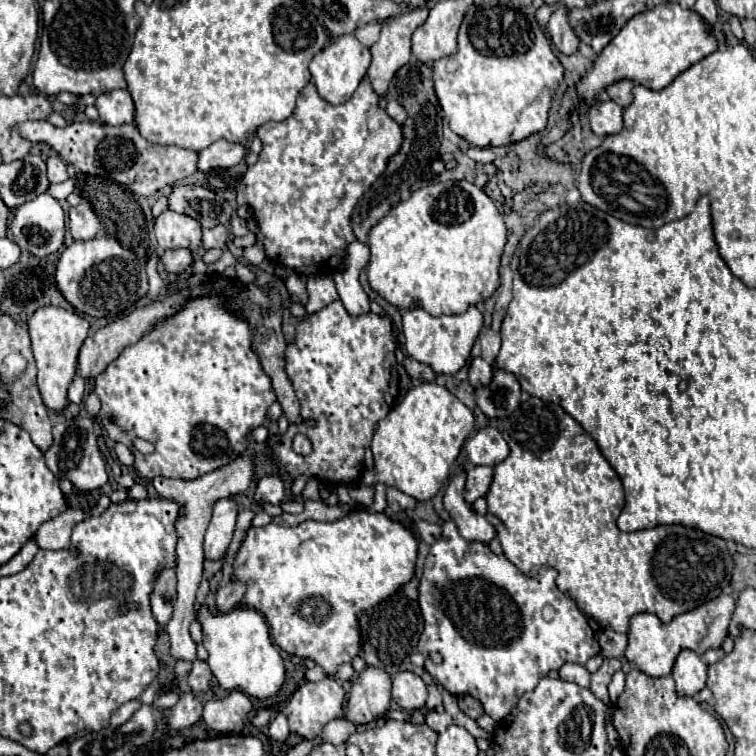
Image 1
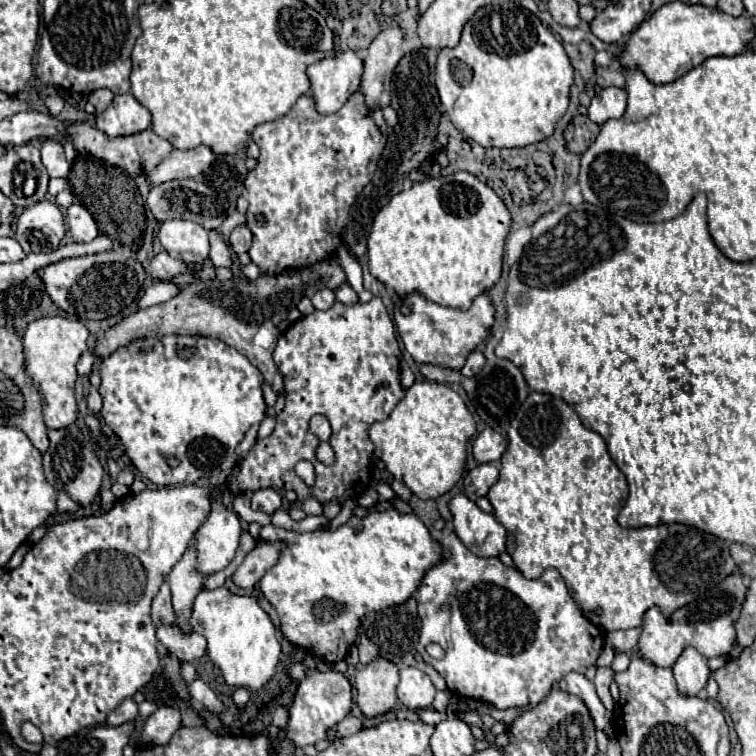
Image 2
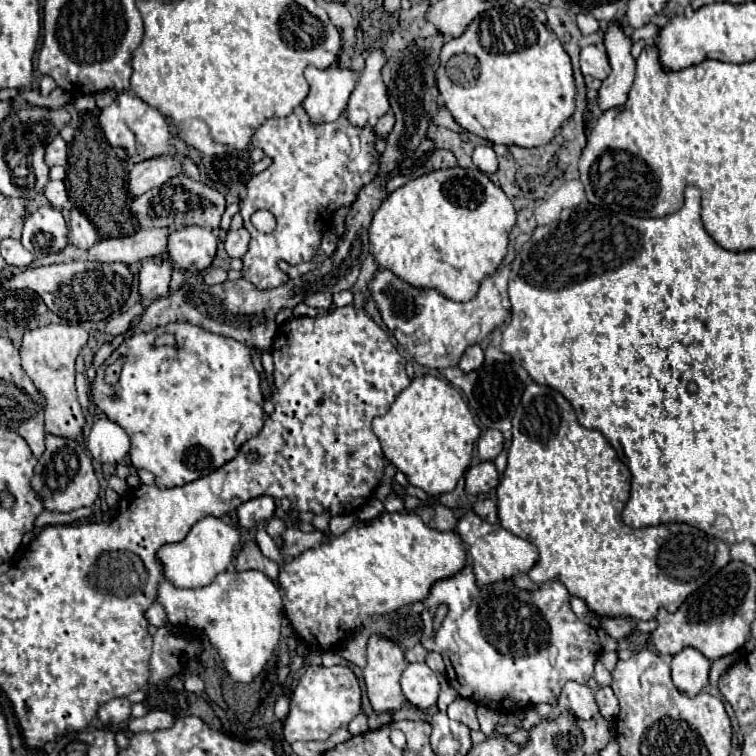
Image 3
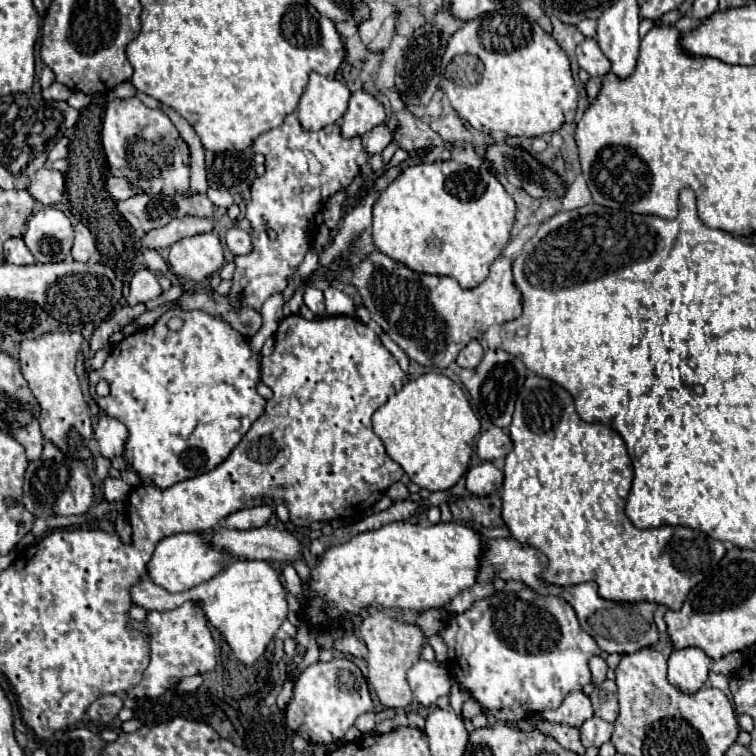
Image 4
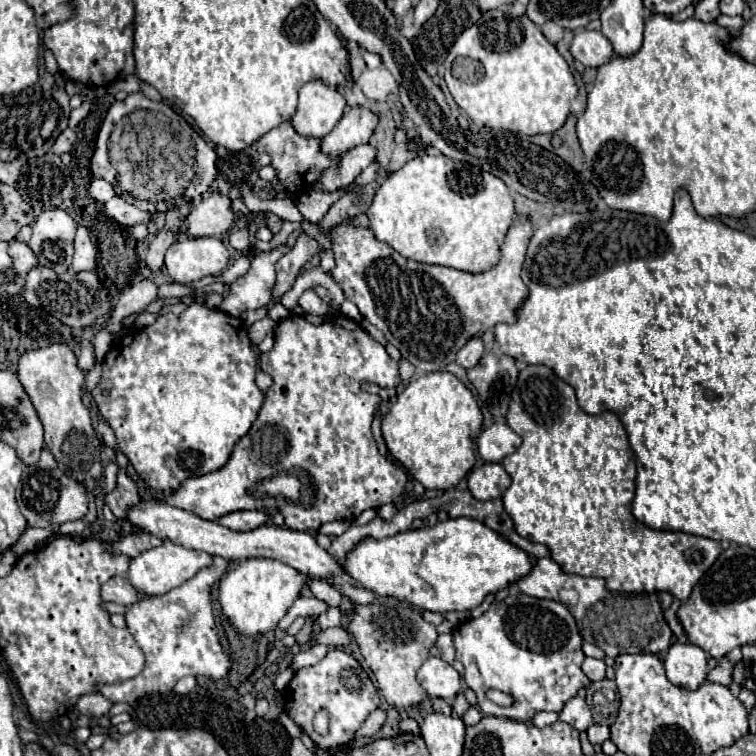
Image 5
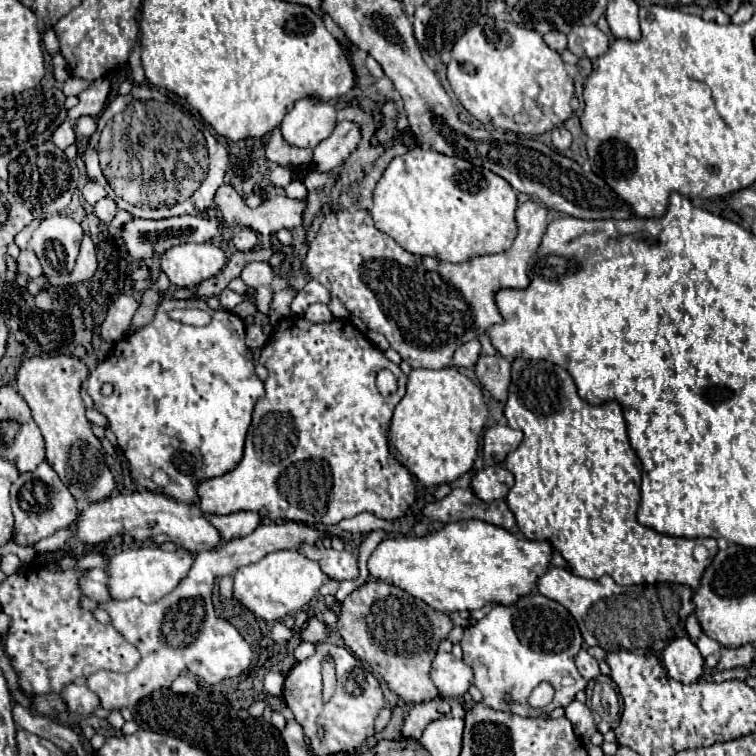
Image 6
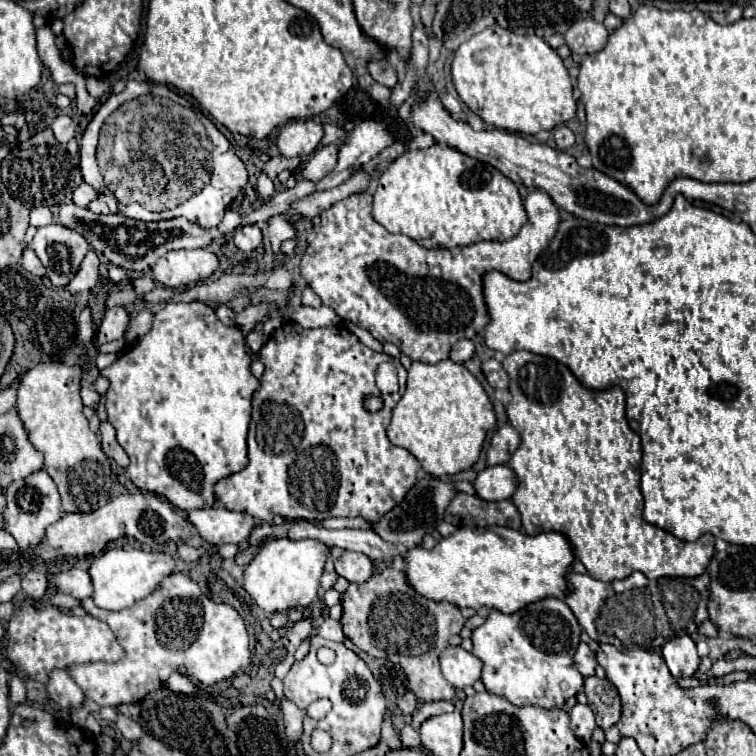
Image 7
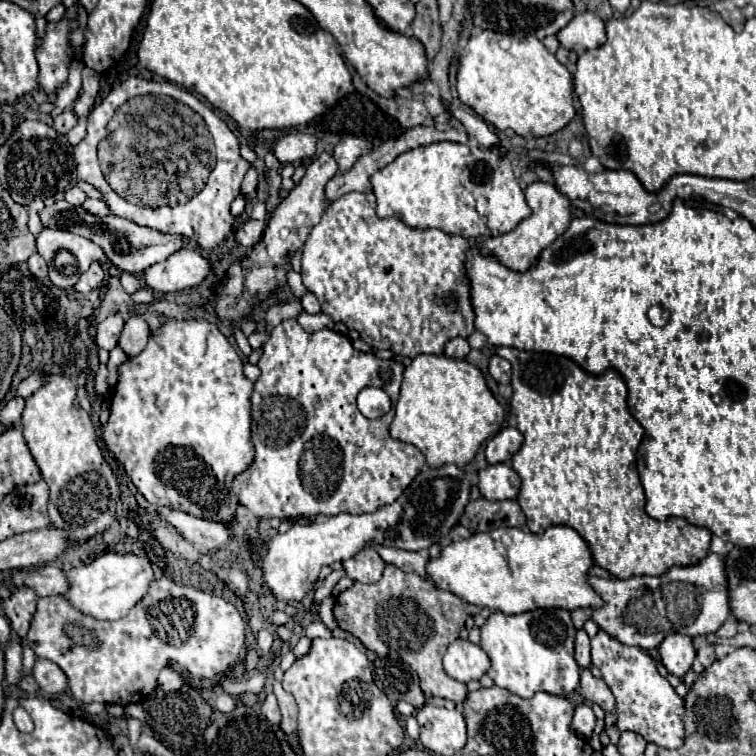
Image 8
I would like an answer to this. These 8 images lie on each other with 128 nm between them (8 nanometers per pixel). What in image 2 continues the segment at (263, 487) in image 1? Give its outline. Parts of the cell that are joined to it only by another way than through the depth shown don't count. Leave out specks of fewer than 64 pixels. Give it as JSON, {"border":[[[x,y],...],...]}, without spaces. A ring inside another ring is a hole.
{"border":[[[274,488],[256,490],[252,494],[252,510],[262,510],[266,514],[274,514],[282,504],[282,496]]]}

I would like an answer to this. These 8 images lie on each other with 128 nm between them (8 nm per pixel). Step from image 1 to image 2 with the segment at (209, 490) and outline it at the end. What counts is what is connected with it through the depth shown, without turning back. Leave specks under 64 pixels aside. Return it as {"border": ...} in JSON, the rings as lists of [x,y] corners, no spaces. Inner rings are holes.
{"border":[[[190,546],[184,552],[182,560],[172,568],[168,580],[170,580],[170,588],[172,588],[176,626],[180,626],[184,632],[190,632],[192,630],[192,626],[188,624],[190,608],[192,608],[196,594],[200,592],[200,588],[204,584],[202,576],[196,572],[196,550],[194,550],[194,546]]]}

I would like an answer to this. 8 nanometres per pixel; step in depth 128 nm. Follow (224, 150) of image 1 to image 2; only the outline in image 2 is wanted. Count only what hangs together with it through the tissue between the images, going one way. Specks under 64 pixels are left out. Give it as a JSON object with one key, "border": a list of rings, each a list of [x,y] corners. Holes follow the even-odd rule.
{"border":[[[206,146],[192,148],[192,150],[174,148],[168,160],[162,160],[160,164],[156,164],[156,168],[152,168],[152,172],[146,174],[146,182],[150,186],[158,186],[162,182],[176,180],[176,178],[194,178],[202,174],[214,160],[216,160],[216,154],[210,152],[210,148]]]}

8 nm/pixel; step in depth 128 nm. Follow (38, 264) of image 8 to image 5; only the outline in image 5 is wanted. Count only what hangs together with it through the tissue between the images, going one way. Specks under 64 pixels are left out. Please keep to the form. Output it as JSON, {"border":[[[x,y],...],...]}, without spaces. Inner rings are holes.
{"border":[[[12,240],[8,252],[10,252],[12,260],[14,260],[14,270],[16,270],[18,274],[22,274],[22,276],[28,274],[32,268],[38,266],[38,260],[36,260],[34,252],[32,252],[24,242]]]}

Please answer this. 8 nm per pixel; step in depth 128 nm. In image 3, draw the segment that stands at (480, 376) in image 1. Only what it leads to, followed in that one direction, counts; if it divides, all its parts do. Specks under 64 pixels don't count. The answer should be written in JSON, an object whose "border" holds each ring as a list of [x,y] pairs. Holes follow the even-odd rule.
{"border":[[[468,346],[458,366],[460,366],[464,372],[472,372],[472,370],[478,370],[478,368],[482,366],[482,362],[484,362],[484,352],[482,352],[482,348],[480,348],[480,346]]]}

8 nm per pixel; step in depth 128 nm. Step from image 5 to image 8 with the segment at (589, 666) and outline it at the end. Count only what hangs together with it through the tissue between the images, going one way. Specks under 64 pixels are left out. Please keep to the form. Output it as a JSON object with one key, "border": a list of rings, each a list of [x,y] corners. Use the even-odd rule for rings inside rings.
{"border":[[[580,628],[576,632],[576,662],[580,668],[588,668],[592,662],[590,662],[590,638],[586,634],[584,628]]]}

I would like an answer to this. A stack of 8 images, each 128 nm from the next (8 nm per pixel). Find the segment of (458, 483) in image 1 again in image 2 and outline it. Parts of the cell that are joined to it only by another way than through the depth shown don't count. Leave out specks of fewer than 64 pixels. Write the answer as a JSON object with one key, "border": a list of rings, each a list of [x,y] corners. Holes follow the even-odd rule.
{"border":[[[462,492],[452,498],[450,510],[454,516],[454,532],[470,552],[480,558],[506,552],[506,528],[498,524],[494,516],[482,512]]]}

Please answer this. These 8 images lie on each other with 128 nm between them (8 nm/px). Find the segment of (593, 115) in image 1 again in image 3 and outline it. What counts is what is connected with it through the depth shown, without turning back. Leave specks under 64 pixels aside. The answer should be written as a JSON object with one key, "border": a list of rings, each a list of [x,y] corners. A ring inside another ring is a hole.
{"border":[[[614,20],[606,24],[604,28],[604,46],[606,54],[612,66],[612,72],[602,82],[598,90],[598,108],[618,108],[626,102],[626,94],[632,86],[634,72],[636,72],[636,60],[632,58],[632,38],[630,32],[622,26],[618,26]]]}

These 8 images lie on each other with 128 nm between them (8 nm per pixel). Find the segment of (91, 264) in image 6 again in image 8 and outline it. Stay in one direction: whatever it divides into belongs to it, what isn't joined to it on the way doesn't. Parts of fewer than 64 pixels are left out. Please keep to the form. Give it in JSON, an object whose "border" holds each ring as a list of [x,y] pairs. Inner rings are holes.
{"border":[[[92,262],[92,266],[80,276],[78,284],[74,286],[80,294],[88,294],[90,290],[98,288],[102,284],[102,278],[104,278],[104,272],[102,272],[102,266],[98,262]]]}

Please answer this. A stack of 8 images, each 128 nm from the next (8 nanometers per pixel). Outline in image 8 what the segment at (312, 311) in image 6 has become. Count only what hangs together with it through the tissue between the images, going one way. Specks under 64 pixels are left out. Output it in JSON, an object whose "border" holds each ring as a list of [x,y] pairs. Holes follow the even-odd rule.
{"border":[[[302,312],[298,316],[298,322],[300,326],[306,330],[306,332],[318,332],[322,328],[334,328],[334,320],[326,314],[308,314],[308,312]]]}

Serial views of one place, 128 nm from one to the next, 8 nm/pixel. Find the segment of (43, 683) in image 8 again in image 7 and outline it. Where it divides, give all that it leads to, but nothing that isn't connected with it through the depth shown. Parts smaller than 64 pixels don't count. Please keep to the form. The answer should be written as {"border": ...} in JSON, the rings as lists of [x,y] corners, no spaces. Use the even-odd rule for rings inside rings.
{"border":[[[54,668],[50,672],[50,678],[46,682],[46,692],[48,696],[60,704],[62,708],[80,708],[84,702],[84,692],[76,686],[76,682],[66,674],[66,670]]]}

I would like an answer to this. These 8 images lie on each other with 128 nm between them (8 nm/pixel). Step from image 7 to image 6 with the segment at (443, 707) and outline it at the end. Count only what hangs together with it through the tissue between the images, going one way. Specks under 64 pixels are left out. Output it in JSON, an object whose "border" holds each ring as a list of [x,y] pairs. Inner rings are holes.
{"border":[[[440,698],[436,700],[430,700],[430,702],[422,702],[422,704],[416,704],[410,712],[408,712],[408,718],[402,726],[402,734],[406,738],[414,738],[418,740],[424,732],[424,728],[436,720],[436,718],[442,718],[444,714],[440,712]]]}

